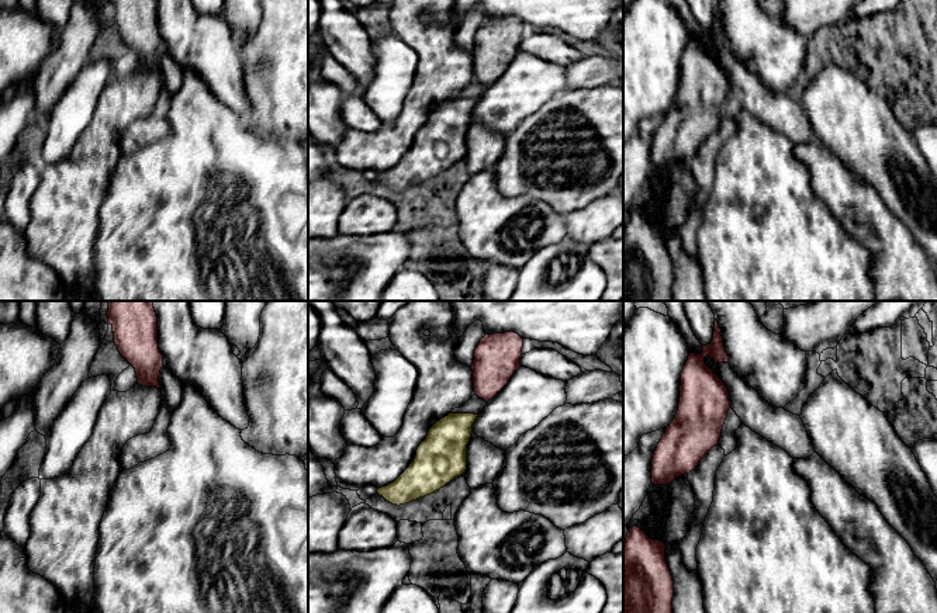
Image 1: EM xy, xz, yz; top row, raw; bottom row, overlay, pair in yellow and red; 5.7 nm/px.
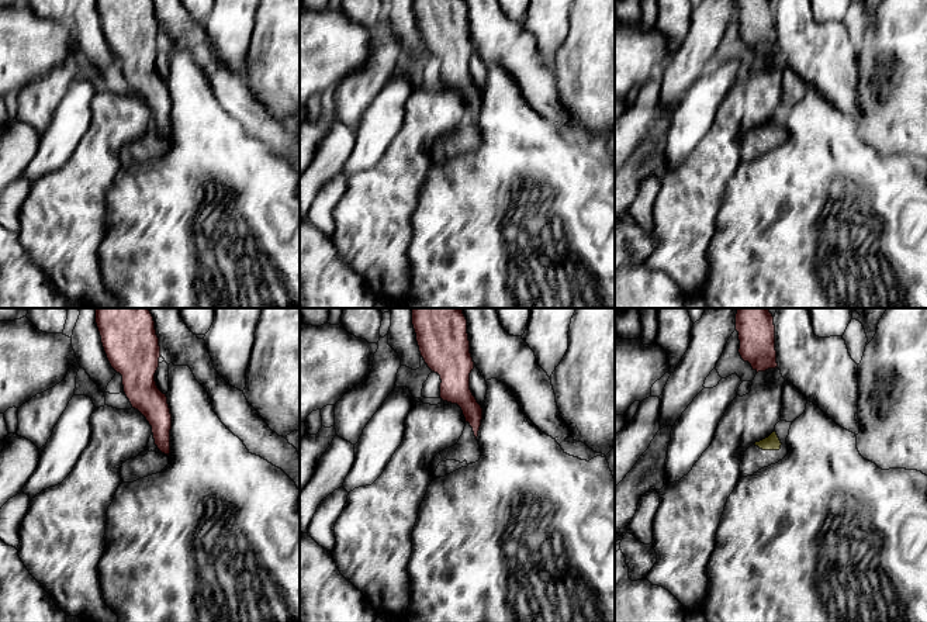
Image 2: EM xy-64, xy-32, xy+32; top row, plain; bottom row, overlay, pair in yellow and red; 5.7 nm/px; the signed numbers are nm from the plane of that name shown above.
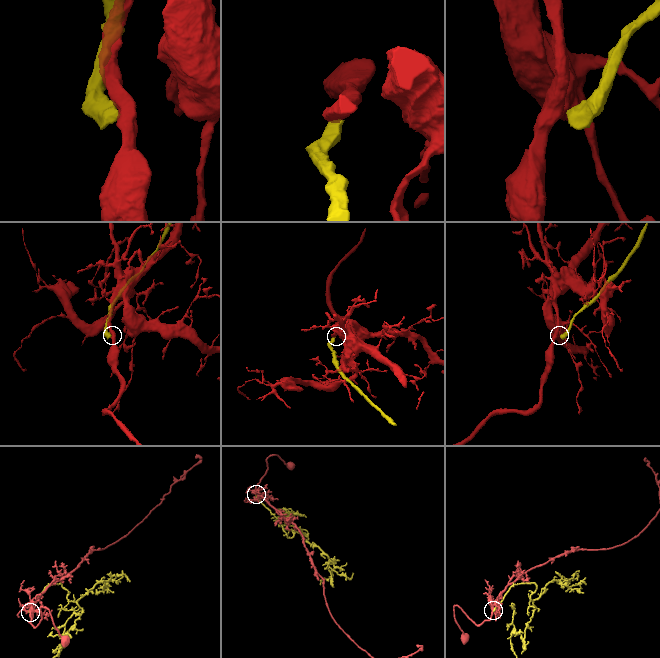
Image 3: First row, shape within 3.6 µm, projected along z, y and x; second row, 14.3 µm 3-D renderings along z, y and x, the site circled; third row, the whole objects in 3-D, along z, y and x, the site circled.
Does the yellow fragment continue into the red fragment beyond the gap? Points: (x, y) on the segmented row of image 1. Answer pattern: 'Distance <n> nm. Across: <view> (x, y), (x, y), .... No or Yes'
Distance 90 nm. Across: xz (477, 415), (486, 401). No

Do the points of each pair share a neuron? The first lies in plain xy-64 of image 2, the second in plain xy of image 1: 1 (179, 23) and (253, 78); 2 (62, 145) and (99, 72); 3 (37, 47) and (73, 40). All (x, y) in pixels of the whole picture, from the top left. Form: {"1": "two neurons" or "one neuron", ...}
{"1": "two neurons", "2": "one neuron", "3": "two neurons"}

